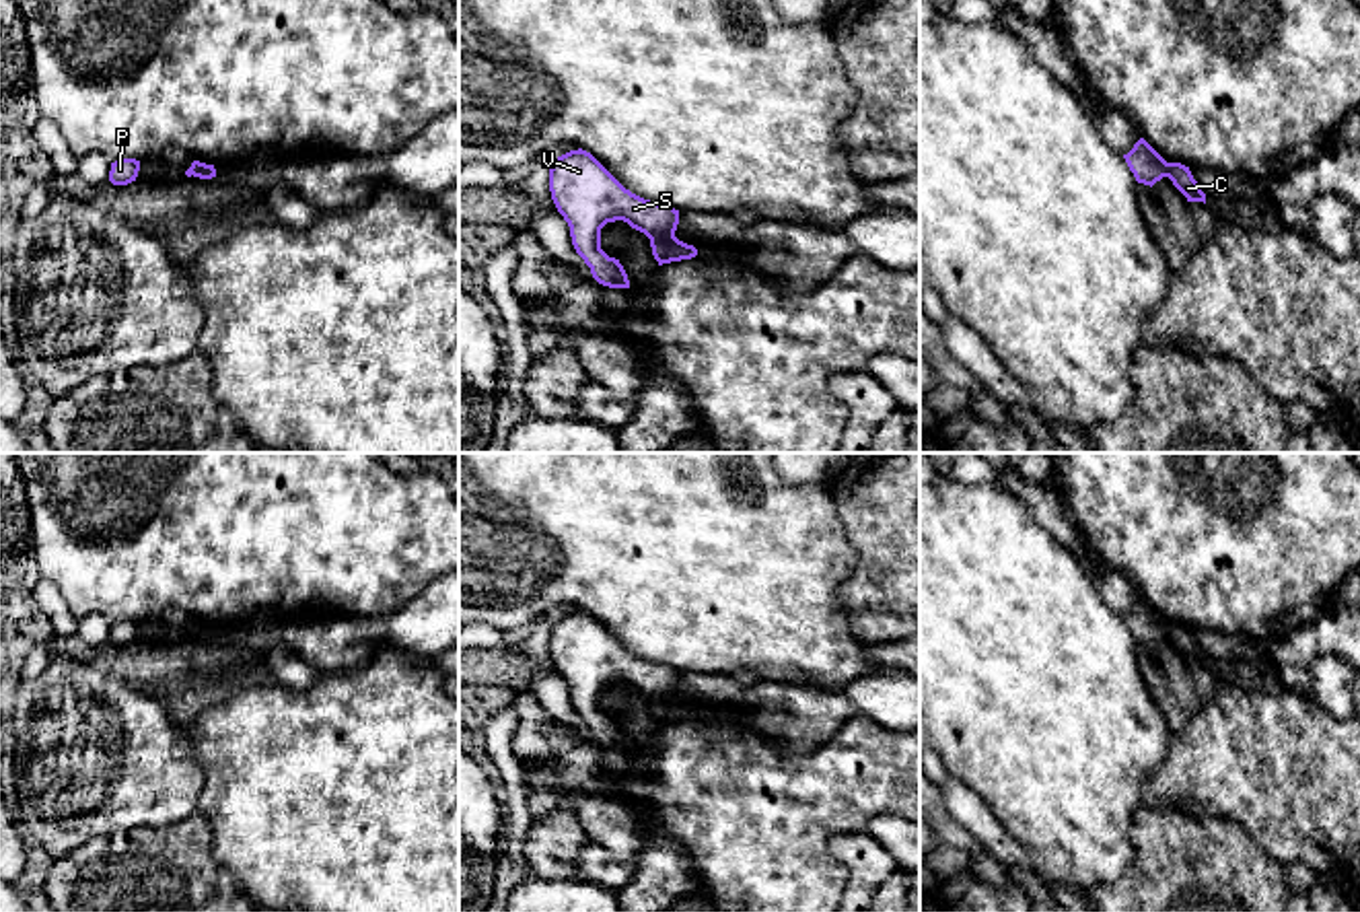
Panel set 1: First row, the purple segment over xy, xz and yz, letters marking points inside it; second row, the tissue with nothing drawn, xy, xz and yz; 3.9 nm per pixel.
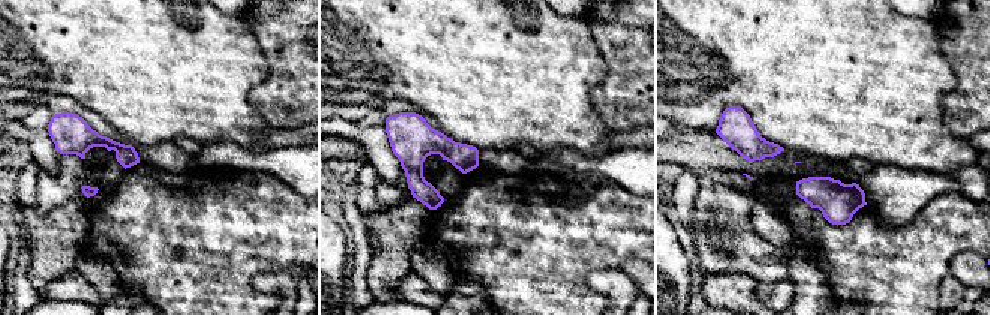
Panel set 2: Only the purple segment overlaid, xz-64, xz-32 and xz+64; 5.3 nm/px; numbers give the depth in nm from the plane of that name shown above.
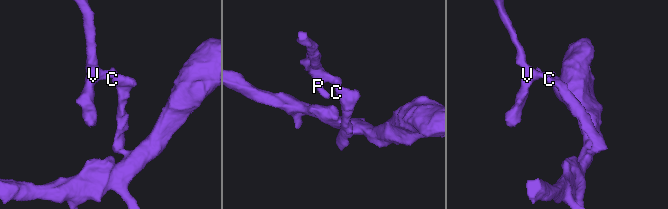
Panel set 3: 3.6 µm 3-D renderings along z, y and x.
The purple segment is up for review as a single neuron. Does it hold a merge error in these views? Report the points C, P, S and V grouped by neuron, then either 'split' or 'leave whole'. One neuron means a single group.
groups C / P S V; split

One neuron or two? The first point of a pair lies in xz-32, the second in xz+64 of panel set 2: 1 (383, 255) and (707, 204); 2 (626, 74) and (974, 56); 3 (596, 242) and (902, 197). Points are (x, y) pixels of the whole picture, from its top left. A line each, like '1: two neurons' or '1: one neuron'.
1: two neurons
2: one neuron
3: two neurons

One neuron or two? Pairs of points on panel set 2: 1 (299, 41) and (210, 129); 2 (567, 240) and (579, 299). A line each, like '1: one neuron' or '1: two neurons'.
1: two neurons
2: one neuron

